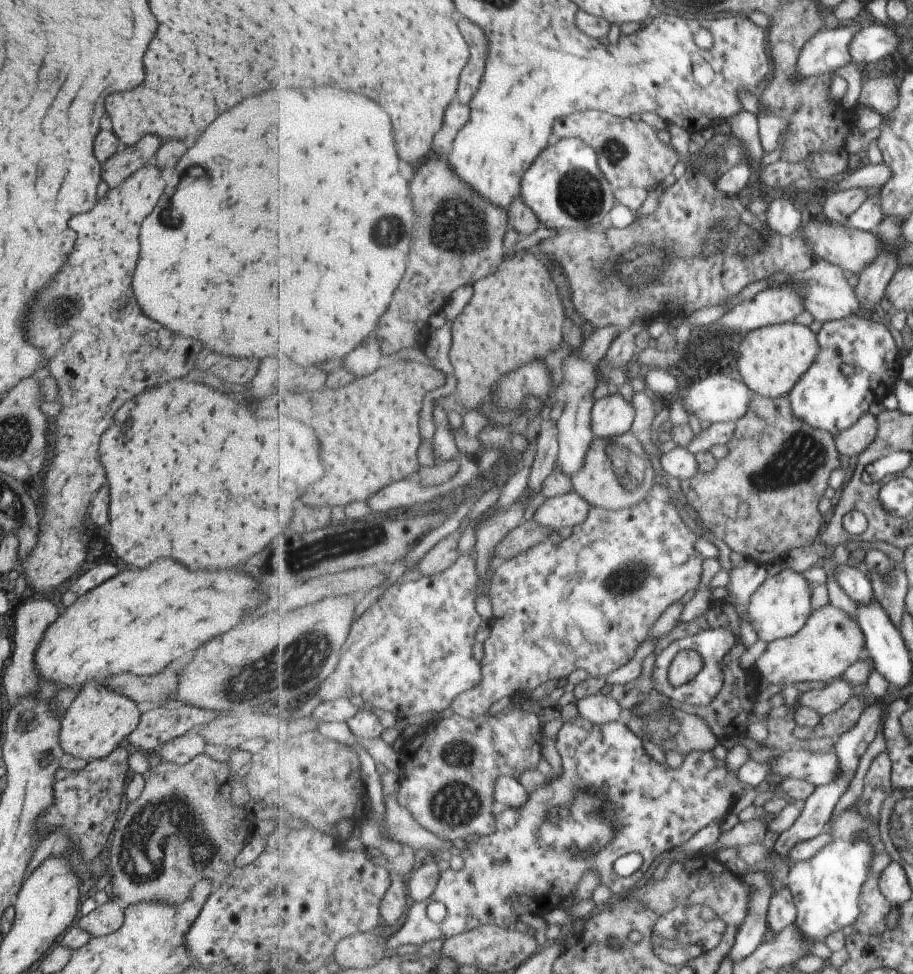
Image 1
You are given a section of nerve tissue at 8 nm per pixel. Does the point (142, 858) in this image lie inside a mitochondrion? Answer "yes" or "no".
yes

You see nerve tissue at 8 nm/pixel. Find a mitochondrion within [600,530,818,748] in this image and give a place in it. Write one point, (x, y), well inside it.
(637, 573)

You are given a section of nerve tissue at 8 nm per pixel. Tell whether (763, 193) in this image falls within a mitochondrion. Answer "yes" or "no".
no

